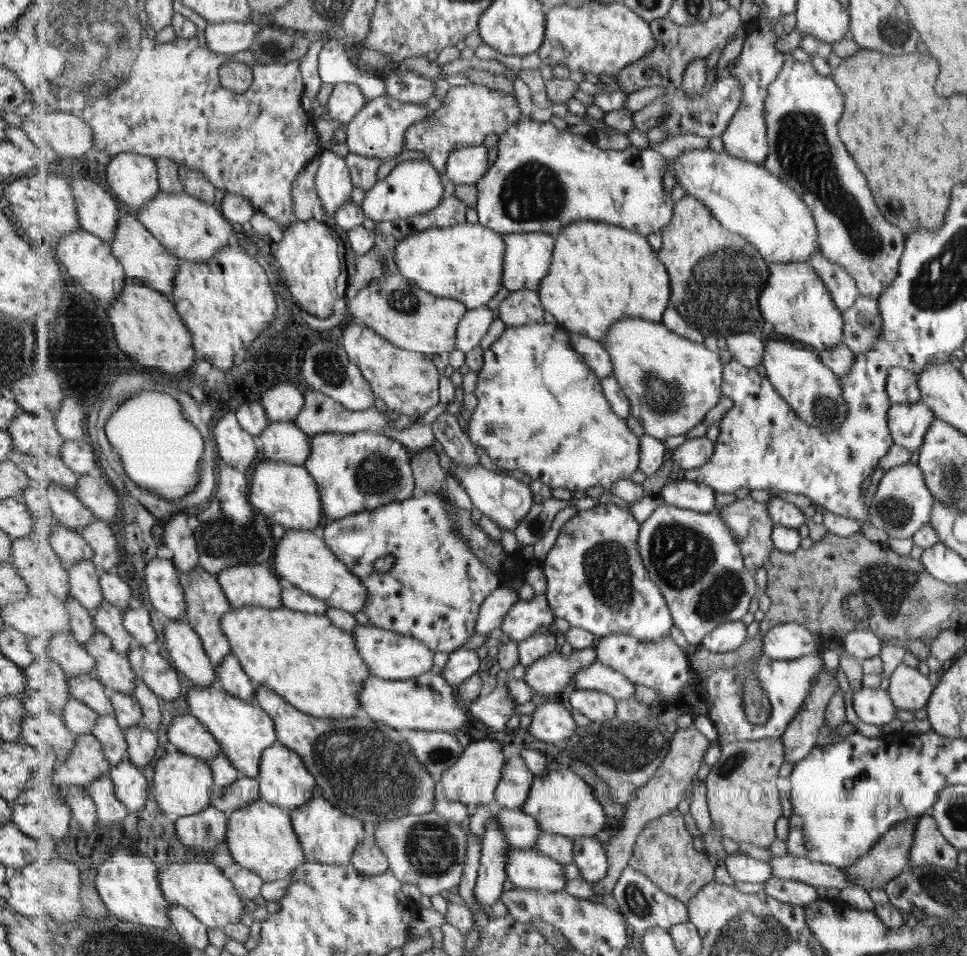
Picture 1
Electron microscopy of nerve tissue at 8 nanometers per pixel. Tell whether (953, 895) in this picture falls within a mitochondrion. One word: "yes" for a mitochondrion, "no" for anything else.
yes

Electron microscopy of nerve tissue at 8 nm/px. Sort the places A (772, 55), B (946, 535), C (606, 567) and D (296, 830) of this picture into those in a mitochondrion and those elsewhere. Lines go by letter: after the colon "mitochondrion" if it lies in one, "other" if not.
A: other
B: other
C: mitochondrion
D: other

